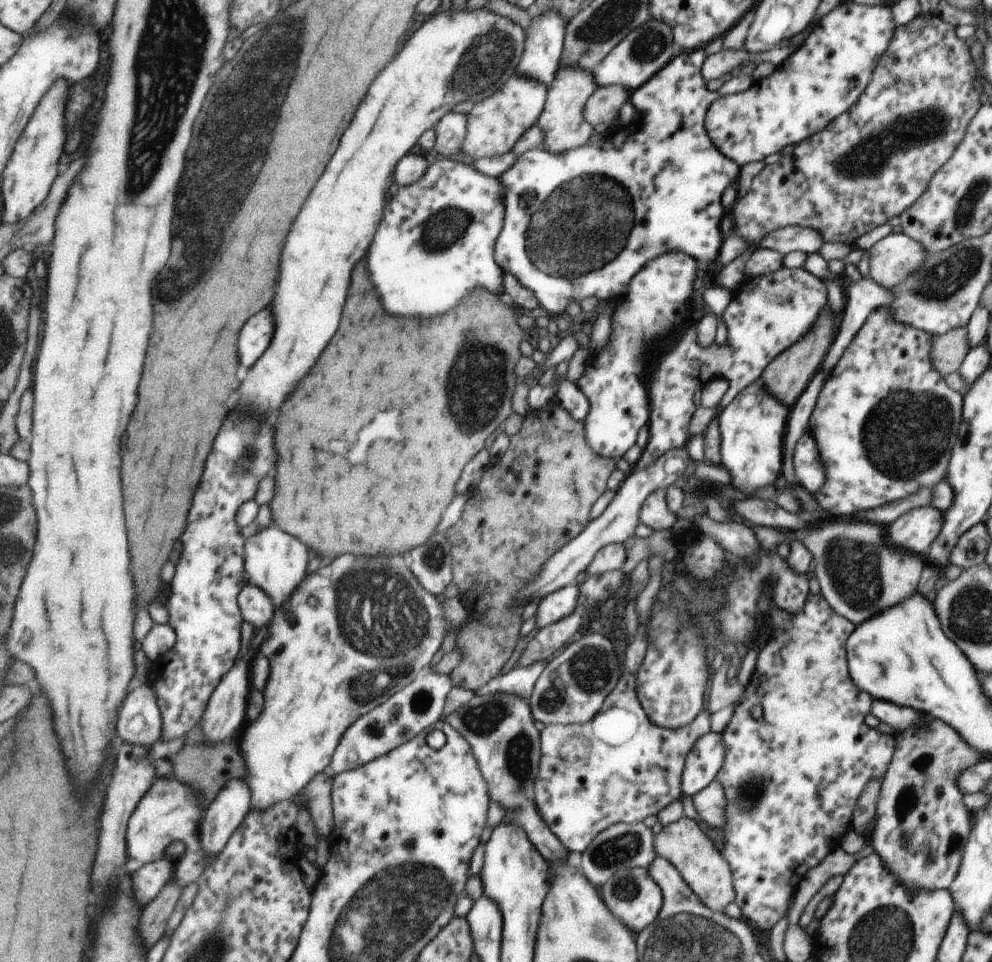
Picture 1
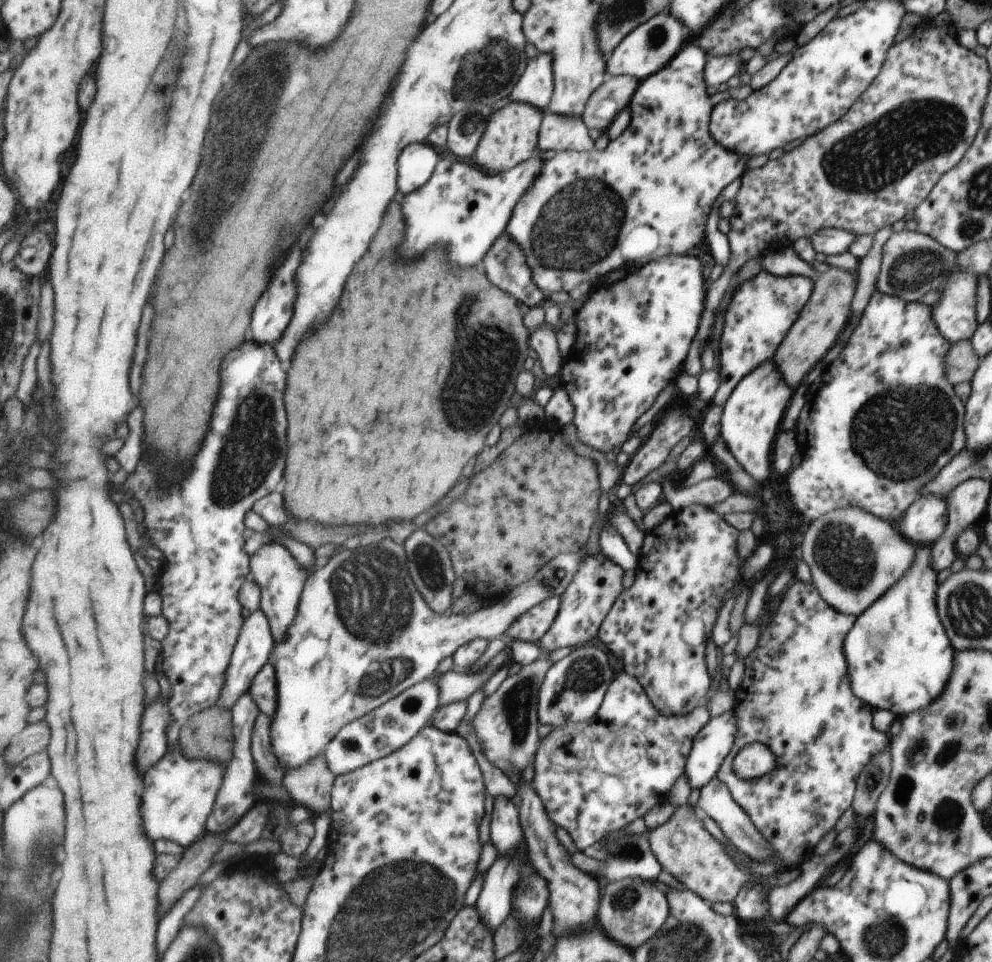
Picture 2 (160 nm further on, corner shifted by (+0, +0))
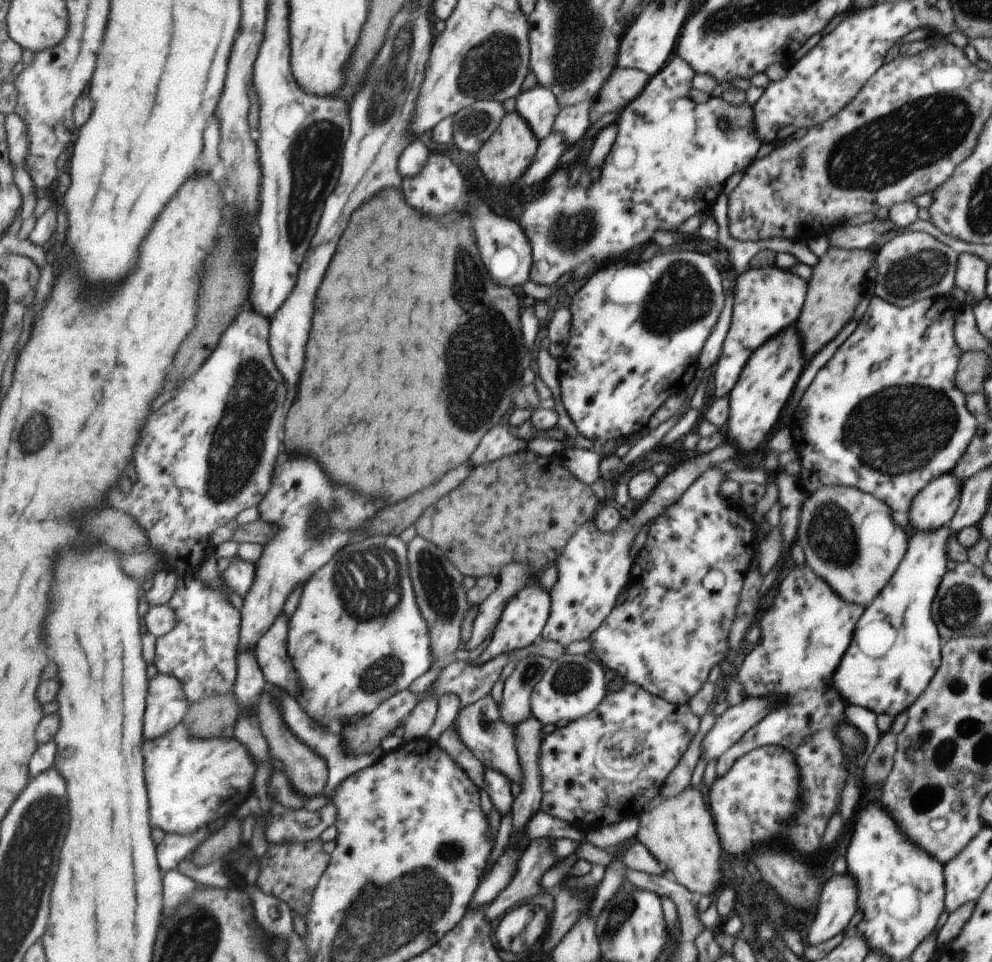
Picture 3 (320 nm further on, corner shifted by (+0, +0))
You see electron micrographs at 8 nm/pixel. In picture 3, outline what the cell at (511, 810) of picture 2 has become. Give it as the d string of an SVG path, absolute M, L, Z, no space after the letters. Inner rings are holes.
M484 768L485 790L488 792L492 804L497 806L501 816L507 816L512 812L516 800L516 790L509 778L503 776L495 768Z

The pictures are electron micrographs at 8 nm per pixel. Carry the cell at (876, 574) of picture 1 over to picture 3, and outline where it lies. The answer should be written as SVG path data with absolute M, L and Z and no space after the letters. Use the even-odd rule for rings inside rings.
M823 486L815 492L806 494L799 510L799 522L794 541L799 544L805 556L805 566L817 573L842 600L849 604L859 604L866 607L872 603L893 578L899 560L905 558L907 536L903 530L893 524L893 514L881 501L861 492L857 488L835 488Z

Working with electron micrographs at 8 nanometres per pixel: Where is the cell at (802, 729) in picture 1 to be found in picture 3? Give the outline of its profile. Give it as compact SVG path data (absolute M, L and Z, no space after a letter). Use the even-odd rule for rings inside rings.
M795 566L779 584L777 594L773 596L773 602L762 614L759 615L759 642L755 644L753 650L743 659L743 664L737 672L737 680L745 692L746 698L761 698L761 696L785 696L783 704L767 712L755 727L750 728L743 736L728 748L716 760L716 776L726 775L734 766L735 760L746 755L753 748L763 745L778 745L787 748L789 752L795 752L795 760L799 760L799 772L803 772L801 780L801 795L799 796L799 807L794 816L793 824L783 824L787 826L785 836L789 838L791 846L797 852L809 852L813 848L820 847L820 841L831 814L839 808L837 802L841 802L839 792L845 780L845 770L843 770L843 760L839 752L839 742L833 736L833 726L843 718L843 702L839 700L835 690L829 690L829 678L831 672L835 670L839 658L847 650L851 636L857 620L864 610L859 604L849 604L842 600L817 573L809 566Z

